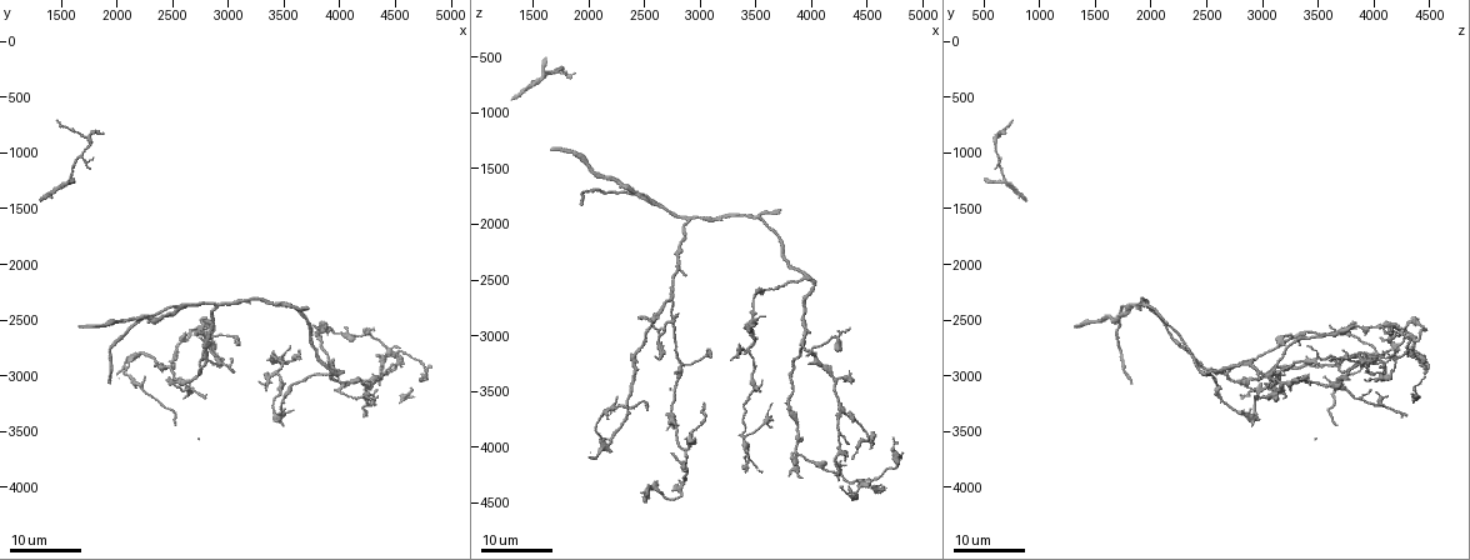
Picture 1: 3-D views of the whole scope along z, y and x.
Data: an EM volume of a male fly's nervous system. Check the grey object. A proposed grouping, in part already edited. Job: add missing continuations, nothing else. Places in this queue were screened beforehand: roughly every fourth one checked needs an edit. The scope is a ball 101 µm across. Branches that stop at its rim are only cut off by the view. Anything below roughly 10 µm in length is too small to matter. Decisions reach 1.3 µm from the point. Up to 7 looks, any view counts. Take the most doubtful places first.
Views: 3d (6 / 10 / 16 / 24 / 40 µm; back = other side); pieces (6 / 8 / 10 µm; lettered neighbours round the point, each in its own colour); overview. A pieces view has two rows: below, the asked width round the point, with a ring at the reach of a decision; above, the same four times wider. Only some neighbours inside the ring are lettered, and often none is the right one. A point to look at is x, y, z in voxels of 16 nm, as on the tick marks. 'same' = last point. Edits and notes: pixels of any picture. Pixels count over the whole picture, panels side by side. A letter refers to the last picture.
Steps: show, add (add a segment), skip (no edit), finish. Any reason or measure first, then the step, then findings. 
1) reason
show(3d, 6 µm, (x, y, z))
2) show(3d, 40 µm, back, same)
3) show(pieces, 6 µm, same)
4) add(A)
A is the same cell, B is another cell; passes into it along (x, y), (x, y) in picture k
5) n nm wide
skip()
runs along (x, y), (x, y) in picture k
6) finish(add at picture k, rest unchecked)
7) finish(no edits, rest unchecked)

an open end
show(3d, 24 µm, (3040, 2860, 3620))

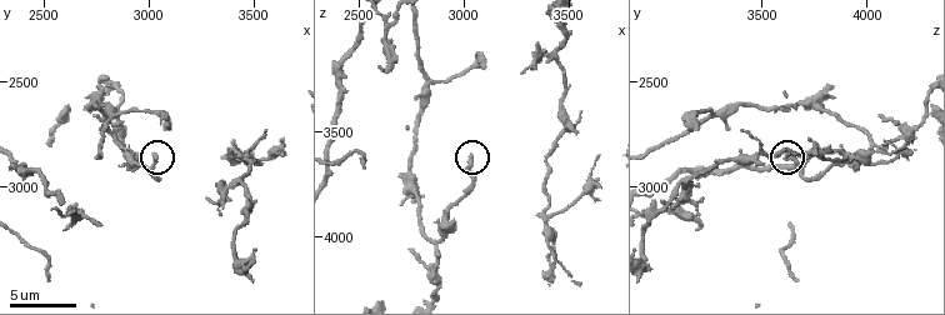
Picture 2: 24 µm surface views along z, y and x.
show(pieces, 8 µm, (3020, 2870, 3610))

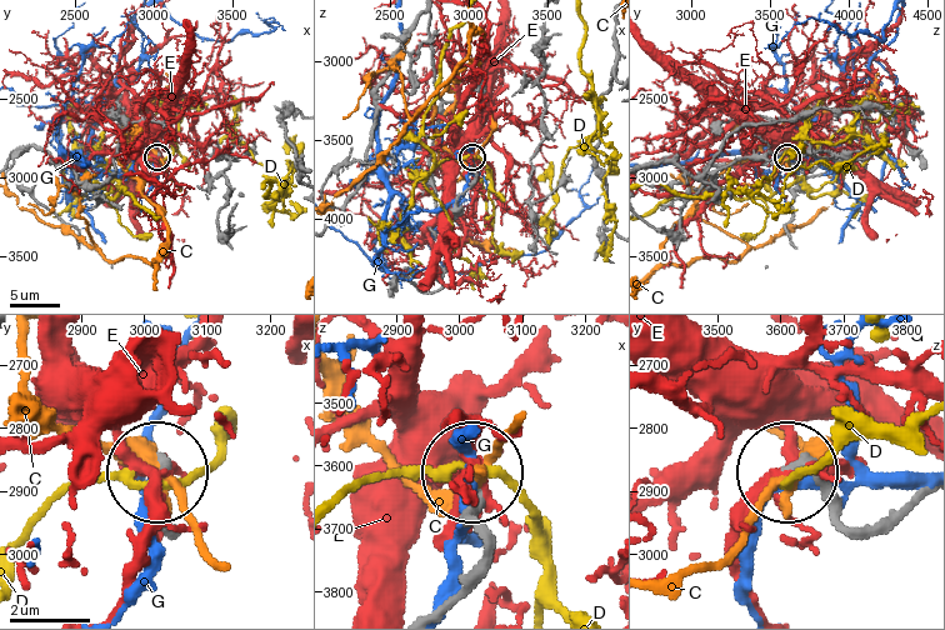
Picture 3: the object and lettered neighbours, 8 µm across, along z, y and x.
250 nm wide
skip()
C, D, E and G are other cells; runs along (441, 604), (483, 544), (473, 524), (475, 476) in picture 3; no lettered segment goes on from it

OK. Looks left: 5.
free end
show(3d, 16 µm, (3700, 2400, 1880))

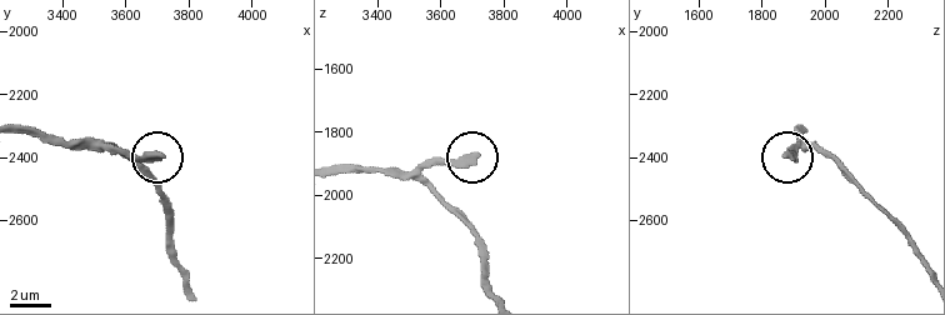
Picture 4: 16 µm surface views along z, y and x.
what lies round it
show(pieces, 10 µm, (3720, 2400, 1880))

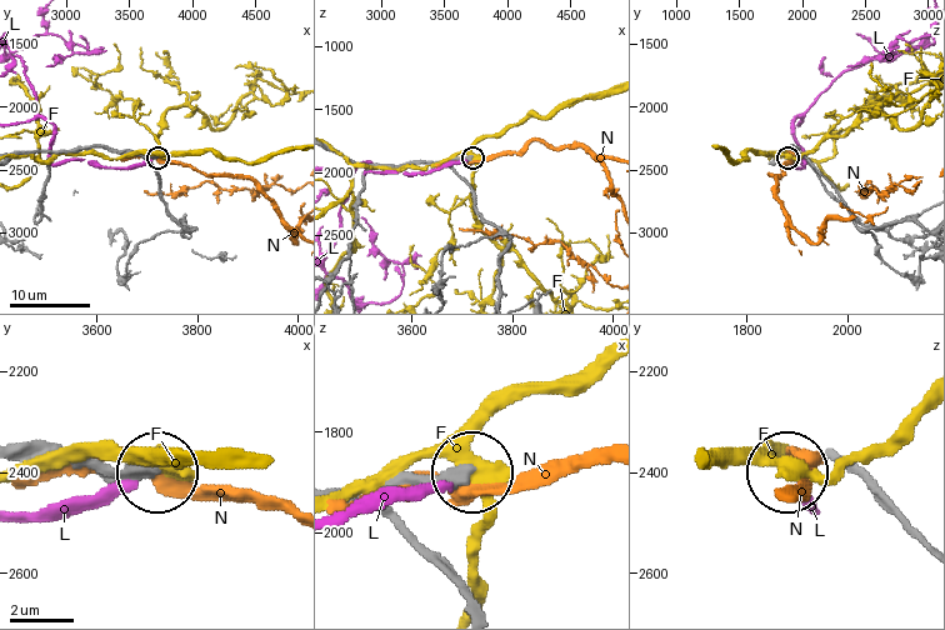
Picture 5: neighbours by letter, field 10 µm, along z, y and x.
skip()
F, L and N are other cells; runs along (56, 450), (126, 474), (156, 474) in picture 5; none of them fits

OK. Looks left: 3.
branch stops here
show(3d, 16 µm, (2860, 2900, 2480))

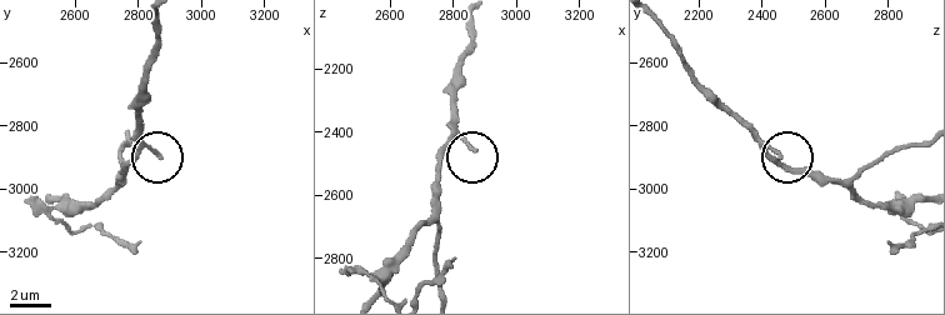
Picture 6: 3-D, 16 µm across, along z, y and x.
show(pieces, 8 µm, (2870, 2890, 2460))

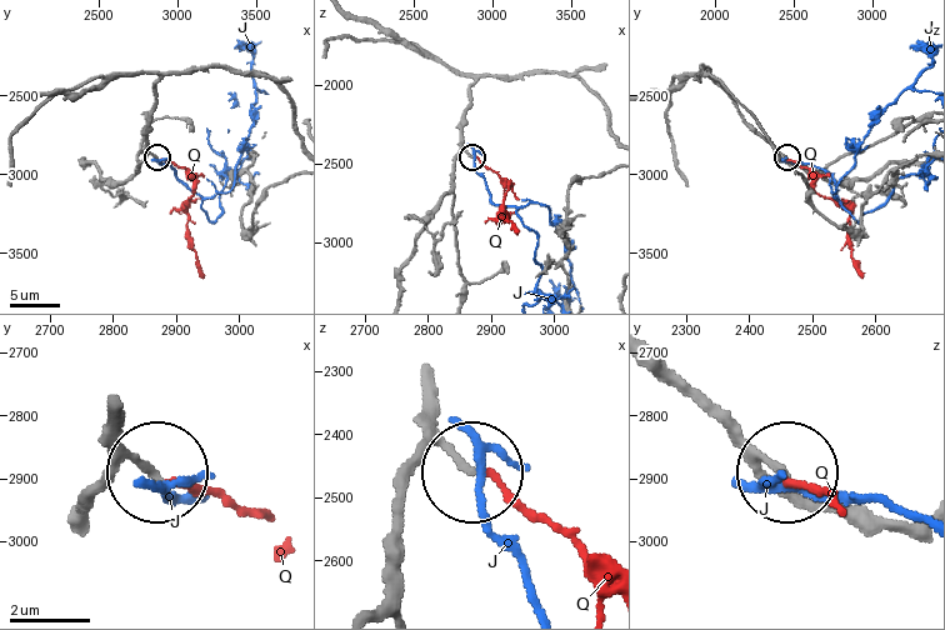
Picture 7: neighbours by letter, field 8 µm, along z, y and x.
190 nm wide
add(Q)
Q is the same cell, J is another cell; it goes on there

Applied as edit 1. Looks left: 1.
finish(add at picture 7, rest unchecked)

